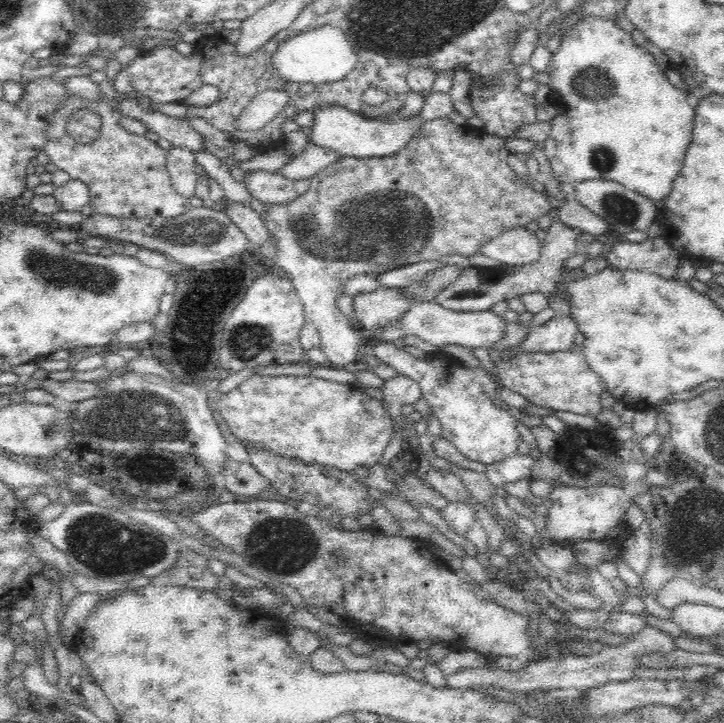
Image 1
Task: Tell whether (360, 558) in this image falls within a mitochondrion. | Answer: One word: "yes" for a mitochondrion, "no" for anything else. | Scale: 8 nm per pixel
no

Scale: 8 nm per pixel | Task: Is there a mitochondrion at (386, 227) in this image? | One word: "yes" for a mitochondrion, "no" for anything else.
yes

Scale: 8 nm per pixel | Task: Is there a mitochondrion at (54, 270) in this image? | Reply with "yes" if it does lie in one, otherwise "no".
yes

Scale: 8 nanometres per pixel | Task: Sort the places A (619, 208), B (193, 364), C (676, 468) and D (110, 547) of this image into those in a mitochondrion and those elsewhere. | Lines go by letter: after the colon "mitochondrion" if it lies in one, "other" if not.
A: mitochondrion
B: other
C: other
D: mitochondrion

